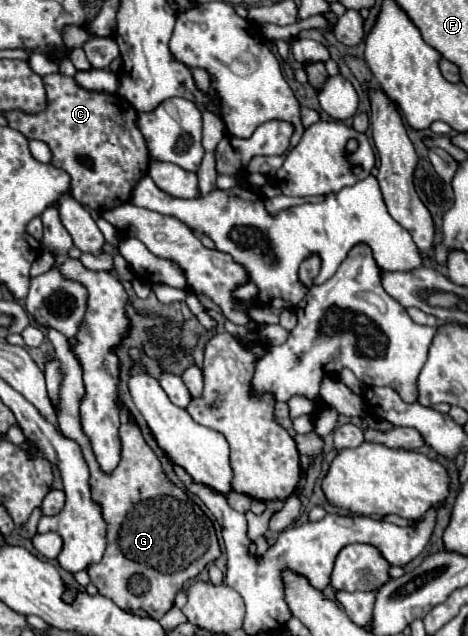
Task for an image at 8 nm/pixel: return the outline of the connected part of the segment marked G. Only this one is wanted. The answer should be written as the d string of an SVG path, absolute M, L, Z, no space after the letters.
M48 330L48 338L54 346L54 356L62 362L62 370L66 370L66 378L62 382L62 398L58 404L58 426L62 430L64 436L74 438L84 452L84 458L90 466L90 486L92 486L92 494L94 500L102 506L104 518L108 522L108 546L106 546L106 554L102 558L102 562L88 566L88 574L92 584L98 588L98 592L104 598L110 598L118 608L122 610L146 610L152 618L162 618L174 604L174 596L176 592L184 586L184 582L196 578L210 562L214 562L216 558L220 558L220 546L216 540L216 532L214 526L210 522L210 518L200 510L200 506L196 506L190 496L174 486L166 474L162 472L162 464L158 460L158 456L150 450L150 446L146 444L142 432L138 430L138 426L130 426L130 424L120 424L120 462L118 466L108 474L102 472L100 464L96 462L96 456L92 452L90 440L82 430L80 424L80 402L86 394L84 390L84 380L82 380L82 368L76 360L76 356L72 354L66 338L62 338L62 334L58 334L56 330Z

